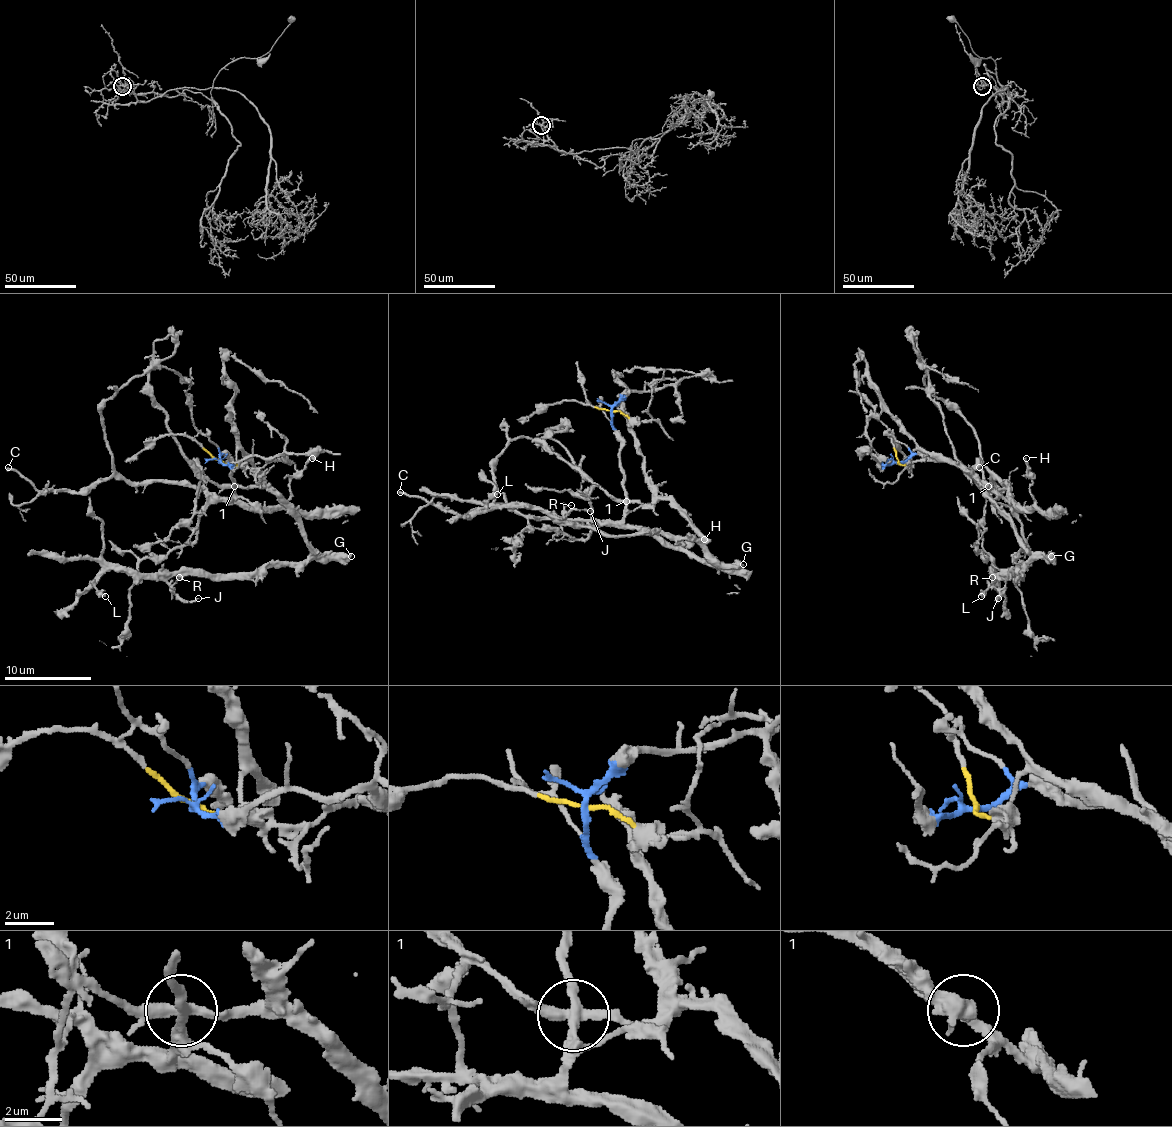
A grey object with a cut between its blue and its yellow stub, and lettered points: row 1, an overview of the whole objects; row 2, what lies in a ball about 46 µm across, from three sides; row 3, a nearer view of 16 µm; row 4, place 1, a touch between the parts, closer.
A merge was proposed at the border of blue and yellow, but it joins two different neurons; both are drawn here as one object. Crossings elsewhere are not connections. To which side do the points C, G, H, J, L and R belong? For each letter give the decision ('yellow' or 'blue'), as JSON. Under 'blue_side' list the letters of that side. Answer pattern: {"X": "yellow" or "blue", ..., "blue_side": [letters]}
{"C": "blue", "G": "yellow", "H": "blue", "J": "yellow", "L": "yellow", "R": "yellow", "blue_side": ["C", "H"]}

